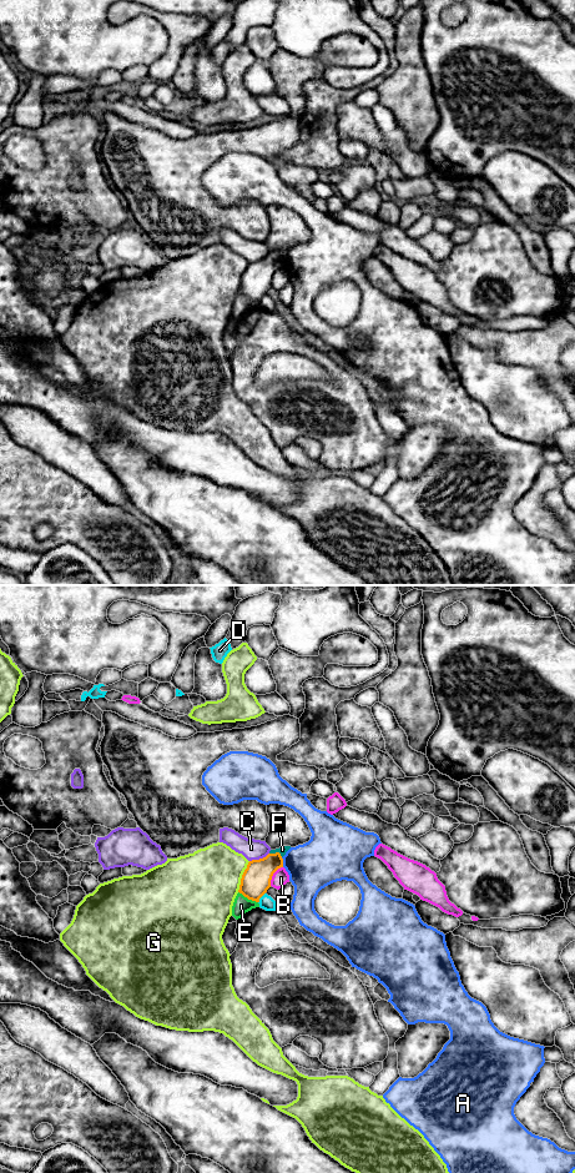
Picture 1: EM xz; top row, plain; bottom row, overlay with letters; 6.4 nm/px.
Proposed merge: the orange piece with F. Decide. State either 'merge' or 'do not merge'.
merge

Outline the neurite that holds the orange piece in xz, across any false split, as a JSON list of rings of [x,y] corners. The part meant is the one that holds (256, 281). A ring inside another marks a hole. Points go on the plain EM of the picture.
[[[282,247],[271,251],[263,260],[249,262],[242,276],[238,293],[248,301],[259,303],[259,299],[271,288],[273,275],[283,268],[282,258],[289,250],[291,247]]]

